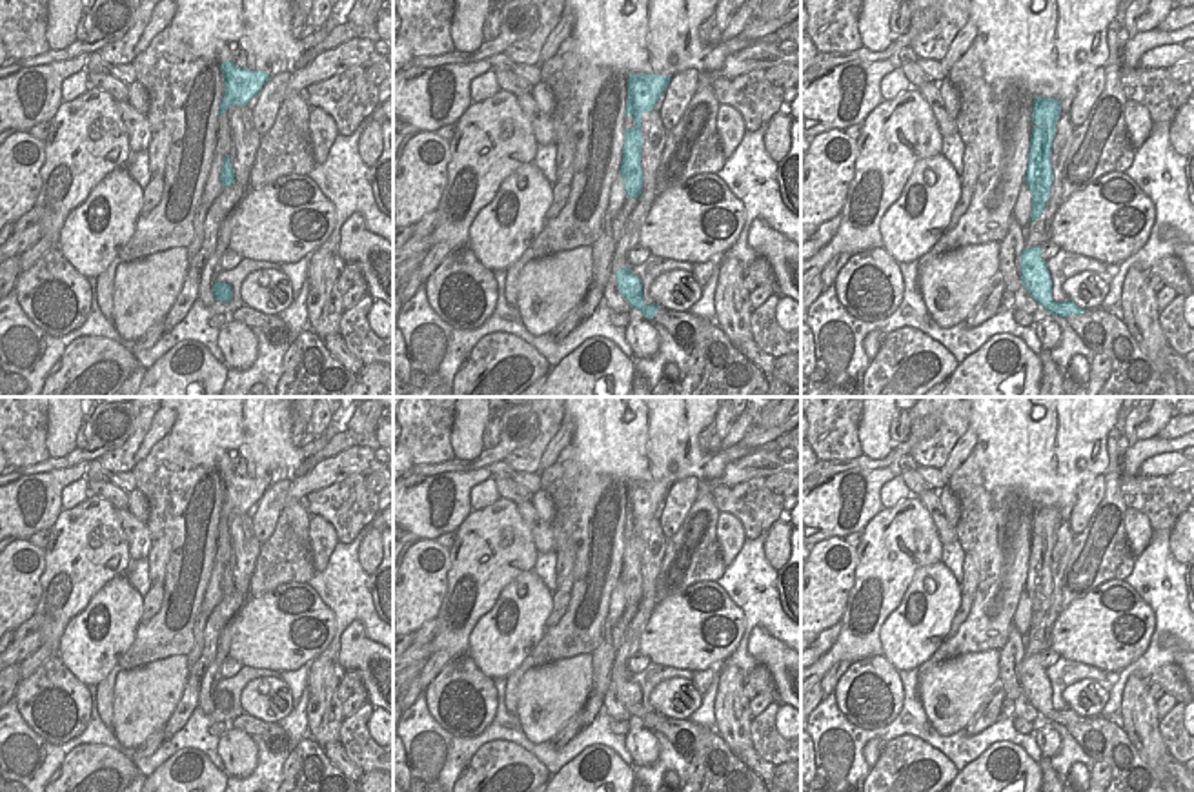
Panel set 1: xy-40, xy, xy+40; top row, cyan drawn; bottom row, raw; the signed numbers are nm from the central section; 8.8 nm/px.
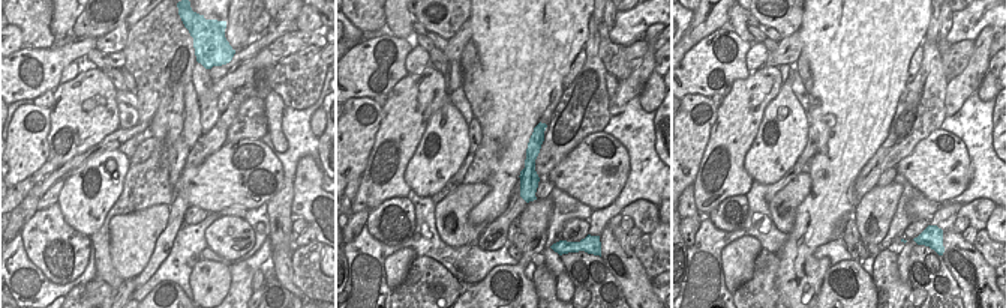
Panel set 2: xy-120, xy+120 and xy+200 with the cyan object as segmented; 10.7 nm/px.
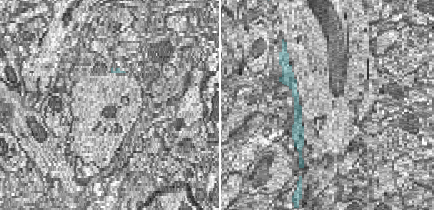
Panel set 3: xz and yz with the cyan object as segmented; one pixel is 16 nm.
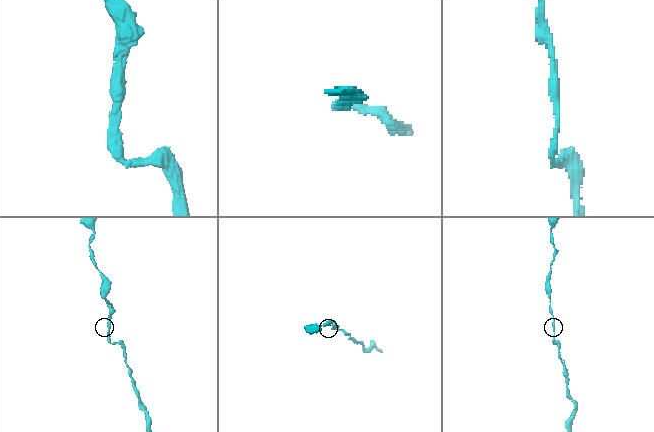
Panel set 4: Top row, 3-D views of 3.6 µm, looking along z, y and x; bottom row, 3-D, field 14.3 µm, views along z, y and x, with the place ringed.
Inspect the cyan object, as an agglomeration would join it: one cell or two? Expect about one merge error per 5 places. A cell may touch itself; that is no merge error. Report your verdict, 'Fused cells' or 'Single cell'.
Single cell

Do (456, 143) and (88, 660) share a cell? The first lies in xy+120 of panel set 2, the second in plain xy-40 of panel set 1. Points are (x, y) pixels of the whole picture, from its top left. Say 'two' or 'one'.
one

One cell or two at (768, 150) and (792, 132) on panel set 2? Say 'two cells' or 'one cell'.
one cell

